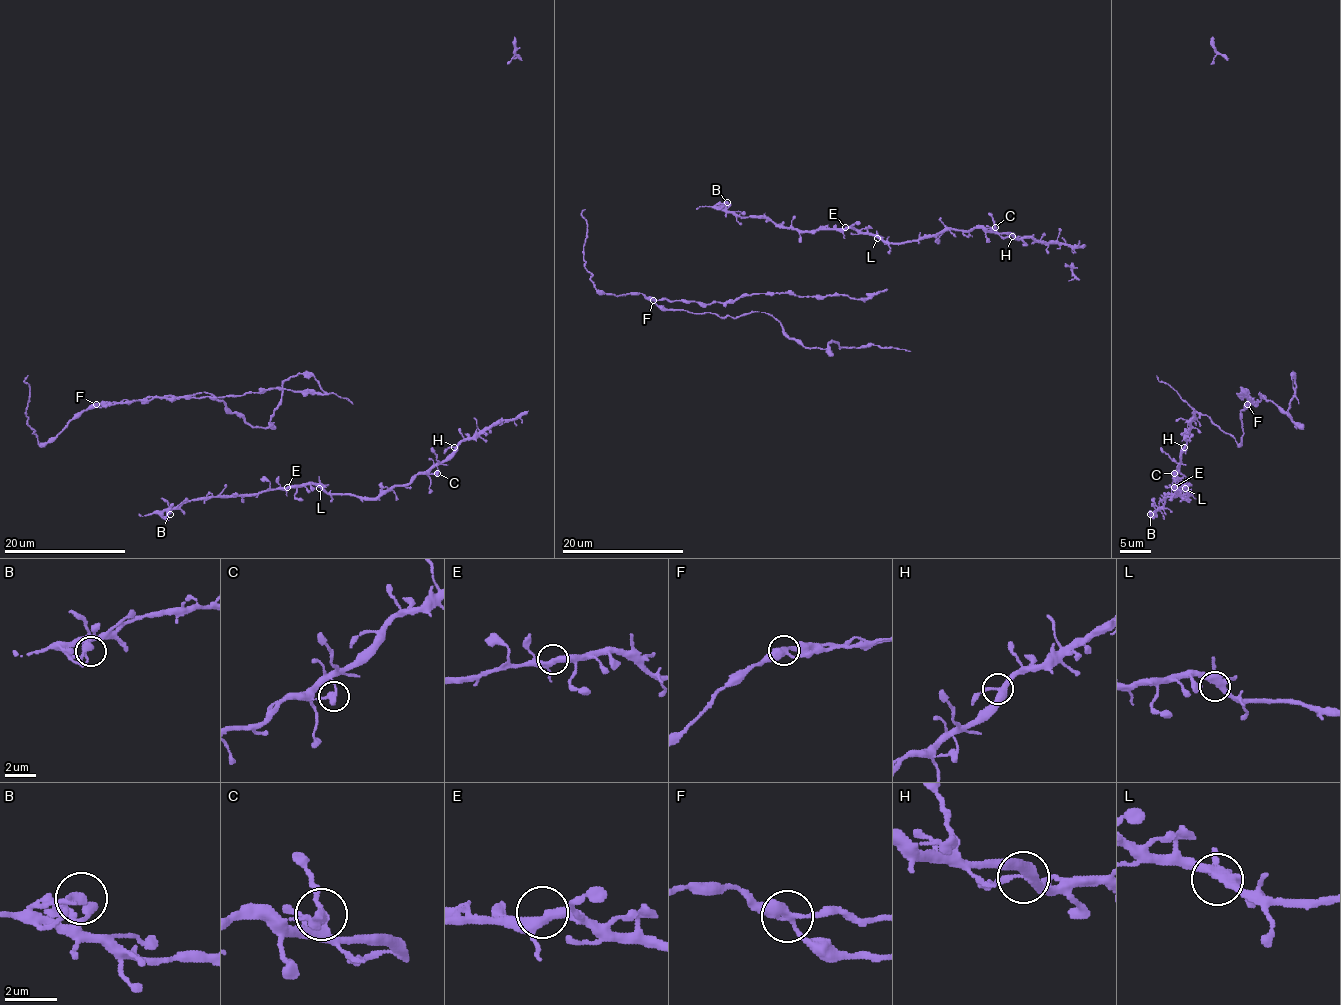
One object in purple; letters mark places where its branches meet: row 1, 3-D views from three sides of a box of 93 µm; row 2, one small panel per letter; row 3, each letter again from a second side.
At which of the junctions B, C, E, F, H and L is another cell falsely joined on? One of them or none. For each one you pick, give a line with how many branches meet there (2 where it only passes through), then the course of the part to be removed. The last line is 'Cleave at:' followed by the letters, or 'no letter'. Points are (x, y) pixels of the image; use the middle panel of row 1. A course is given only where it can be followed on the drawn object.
F: 3 branches meet; foreign part runs (654, 300), (735, 302), (742, 296), (761, 293), (840, 294), (871, 299), (888, 290)
Cleave at: F

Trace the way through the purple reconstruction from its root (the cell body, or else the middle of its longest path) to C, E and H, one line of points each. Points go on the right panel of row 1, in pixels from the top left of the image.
C: (1191, 483), (1185, 487), (1190, 494), (1184, 497), (1177, 491), (1177, 476), (1174, 473)
E: (1191, 483), (1174, 487)
H: (1191, 483), (1185, 487), (1190, 494), (1184, 497), (1177, 491), (1176, 474), (1184, 447)

